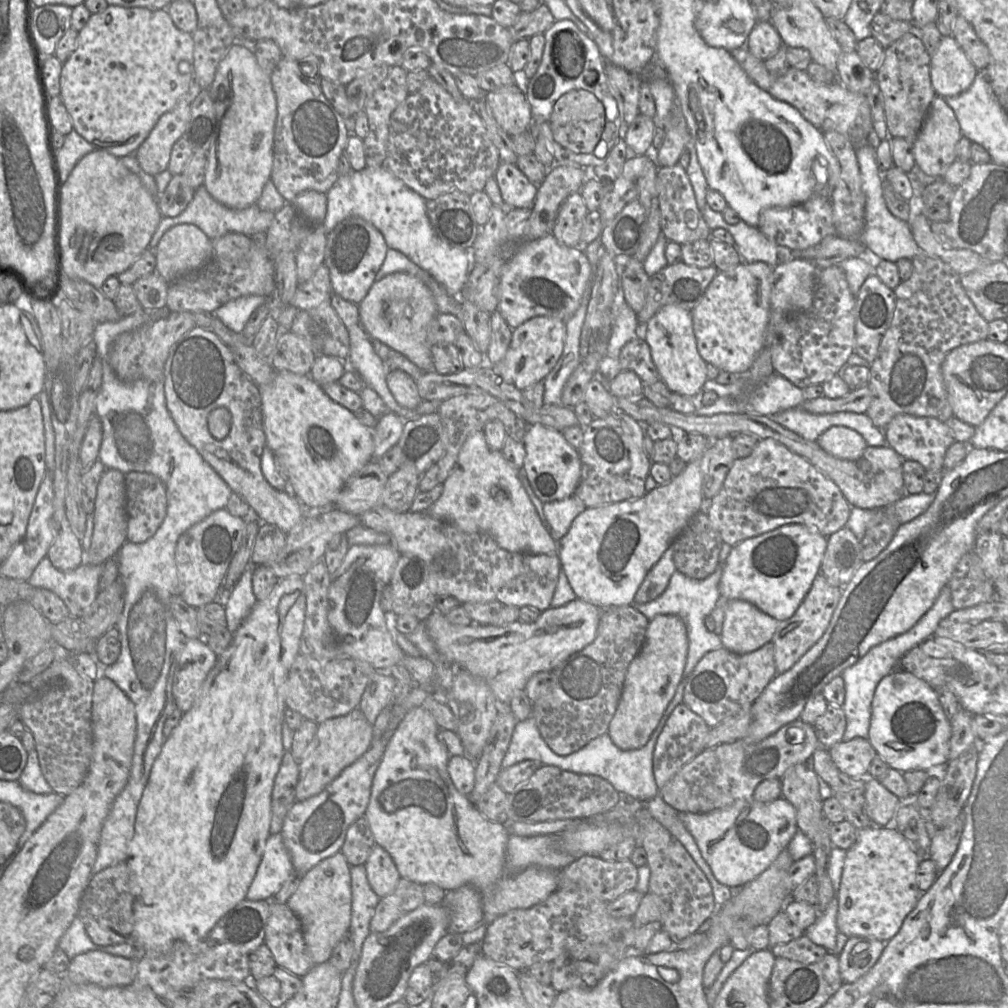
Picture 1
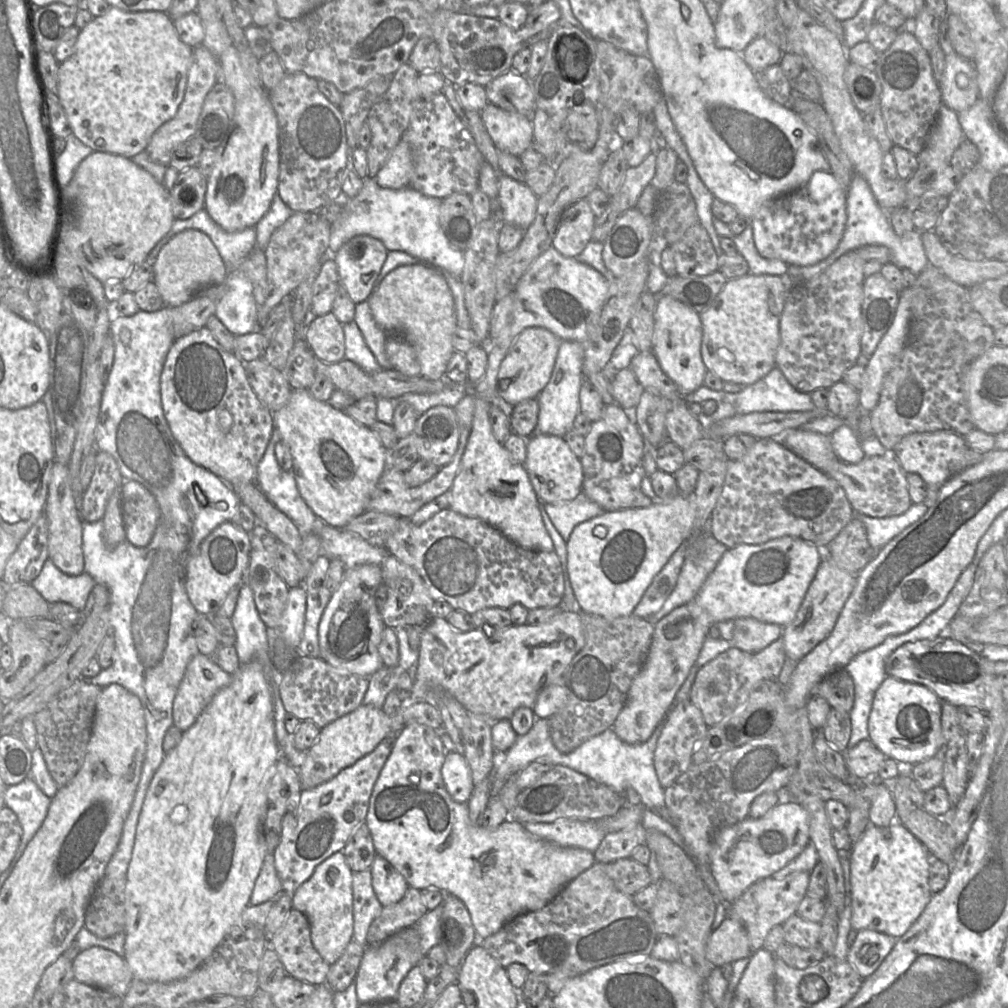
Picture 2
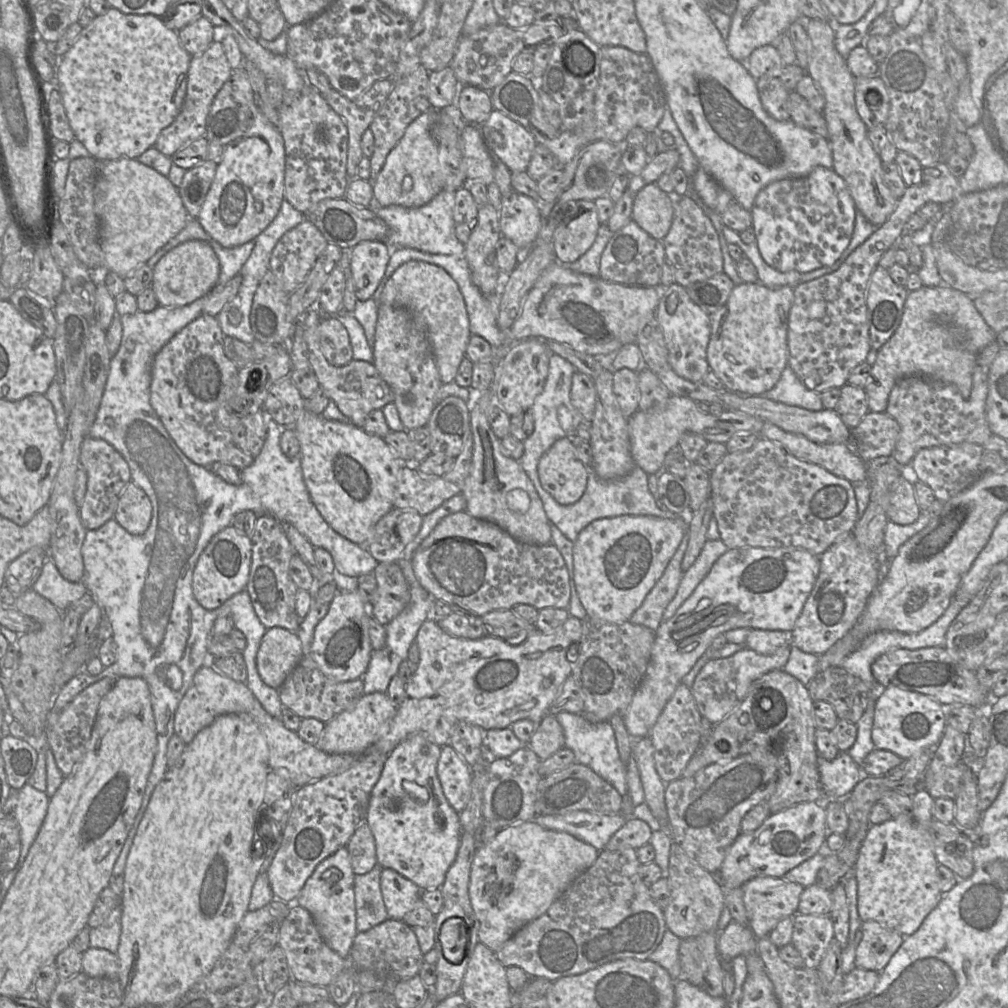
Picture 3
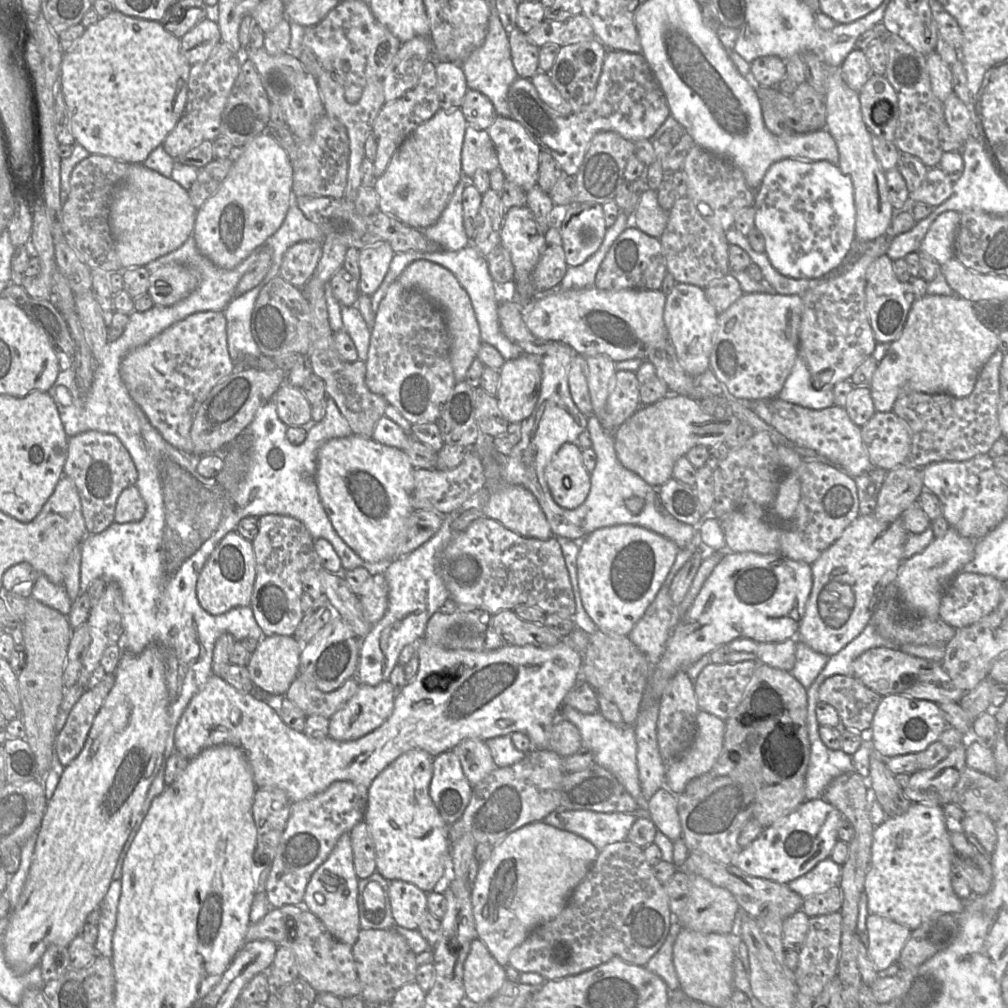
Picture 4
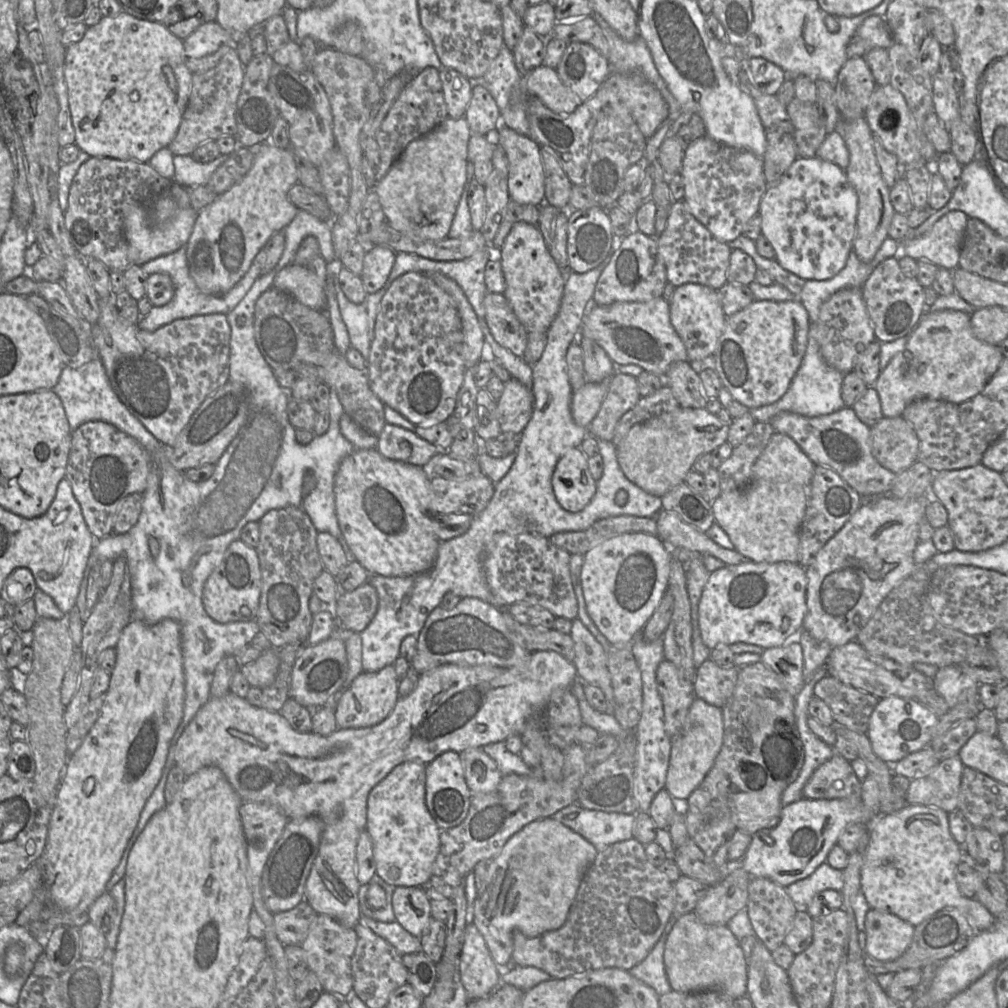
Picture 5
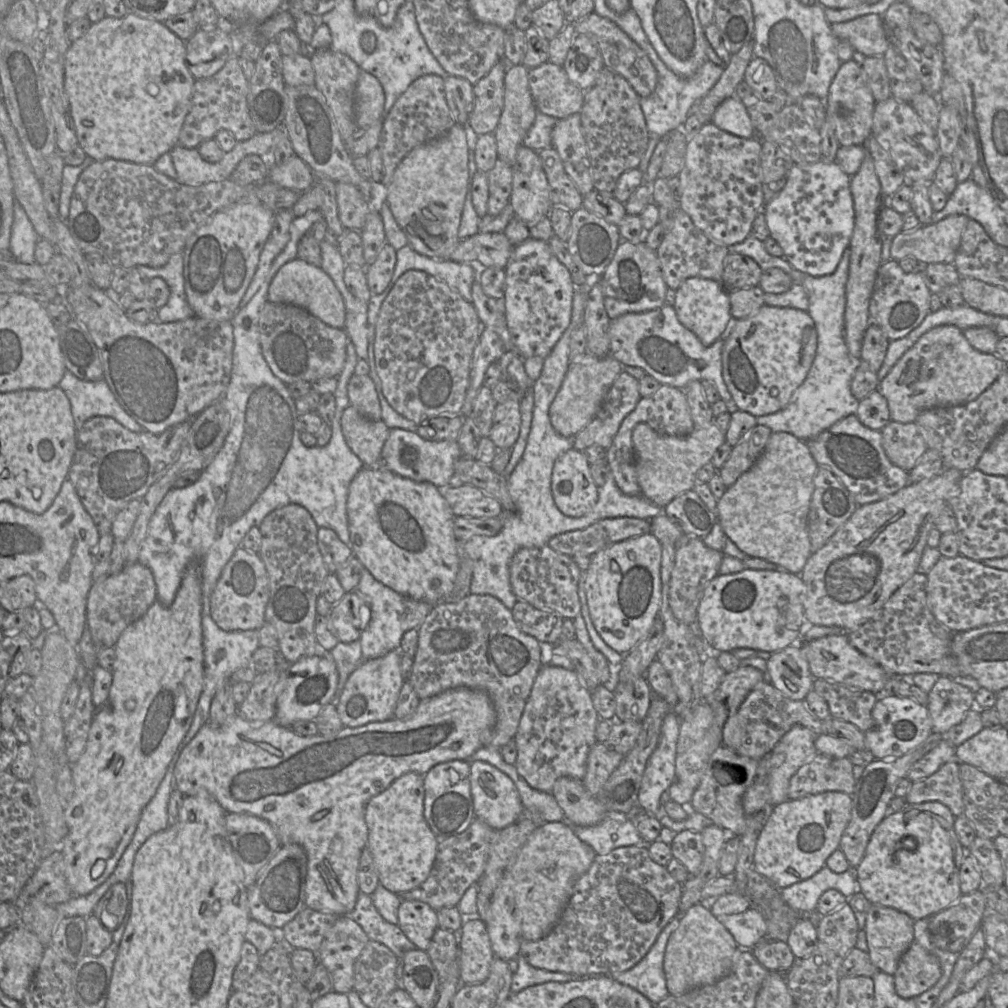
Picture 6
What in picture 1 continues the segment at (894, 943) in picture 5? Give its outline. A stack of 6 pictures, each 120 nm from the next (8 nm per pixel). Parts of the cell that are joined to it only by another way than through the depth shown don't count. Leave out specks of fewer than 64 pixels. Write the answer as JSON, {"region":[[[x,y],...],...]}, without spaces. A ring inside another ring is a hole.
{"region":[[[853,936],[839,954],[839,970],[843,983],[851,983],[867,973],[880,958],[886,942]]]}

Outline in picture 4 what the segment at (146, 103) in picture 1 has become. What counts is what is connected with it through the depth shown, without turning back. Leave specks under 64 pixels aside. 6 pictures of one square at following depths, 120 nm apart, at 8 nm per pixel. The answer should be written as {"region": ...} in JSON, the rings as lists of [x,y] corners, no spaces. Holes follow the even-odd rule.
{"region":[[[116,9],[107,16],[99,18],[96,23],[85,29],[83,35],[71,49],[65,51],[62,59],[61,88],[68,108],[70,128],[75,143],[84,147],[90,154],[108,156],[129,164],[143,164],[149,154],[163,144],[165,138],[175,128],[184,112],[190,67],[190,63],[181,53],[180,39],[168,32],[162,22],[128,16]]]}

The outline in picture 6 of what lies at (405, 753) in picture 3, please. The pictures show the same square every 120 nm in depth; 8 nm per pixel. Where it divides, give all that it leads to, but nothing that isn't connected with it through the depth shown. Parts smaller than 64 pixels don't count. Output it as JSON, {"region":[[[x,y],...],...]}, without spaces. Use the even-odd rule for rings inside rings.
{"region":[[[409,772],[396,779],[386,790],[372,797],[365,807],[368,828],[367,847],[372,855],[379,883],[395,894],[403,894],[420,886],[429,876],[439,840],[424,817],[423,776]]]}

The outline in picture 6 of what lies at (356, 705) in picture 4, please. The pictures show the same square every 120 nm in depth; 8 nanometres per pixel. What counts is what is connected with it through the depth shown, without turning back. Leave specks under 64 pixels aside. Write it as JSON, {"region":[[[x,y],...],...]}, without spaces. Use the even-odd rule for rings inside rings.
{"region":[[[393,650],[382,657],[363,660],[350,674],[338,700],[335,701],[344,727],[361,727],[393,717],[397,699],[405,681],[401,673],[401,657],[400,650]]]}

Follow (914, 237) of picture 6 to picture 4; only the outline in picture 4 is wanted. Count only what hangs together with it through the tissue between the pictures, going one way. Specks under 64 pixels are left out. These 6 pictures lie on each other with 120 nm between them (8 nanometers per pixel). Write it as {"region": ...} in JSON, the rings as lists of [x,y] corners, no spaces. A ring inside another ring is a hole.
{"region":[[[948,210],[941,213],[930,225],[919,251],[931,255],[939,264],[955,257],[954,243],[960,222],[960,213]]]}

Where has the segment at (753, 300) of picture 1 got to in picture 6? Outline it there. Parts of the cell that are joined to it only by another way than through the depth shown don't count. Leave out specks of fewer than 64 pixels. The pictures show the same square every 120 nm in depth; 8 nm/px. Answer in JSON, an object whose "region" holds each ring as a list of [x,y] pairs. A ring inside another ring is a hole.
{"region":[[[764,304],[758,312],[734,320],[722,349],[722,376],[734,408],[755,417],[783,409],[804,382],[817,349],[817,330],[807,311]]]}

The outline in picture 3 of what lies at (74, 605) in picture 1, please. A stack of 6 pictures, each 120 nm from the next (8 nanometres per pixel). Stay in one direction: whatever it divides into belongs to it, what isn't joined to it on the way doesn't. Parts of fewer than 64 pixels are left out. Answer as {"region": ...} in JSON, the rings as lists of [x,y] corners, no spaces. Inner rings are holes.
{"region":[[[50,559],[44,562],[32,590],[48,599],[62,612],[88,592],[82,581],[73,583],[63,578]]]}

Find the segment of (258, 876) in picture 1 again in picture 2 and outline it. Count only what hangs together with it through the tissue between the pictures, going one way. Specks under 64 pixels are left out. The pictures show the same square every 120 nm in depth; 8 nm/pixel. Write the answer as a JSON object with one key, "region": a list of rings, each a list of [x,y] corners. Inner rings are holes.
{"region":[[[274,853],[265,855],[263,865],[250,896],[250,905],[259,905],[274,900],[282,892],[282,882],[276,872]]]}

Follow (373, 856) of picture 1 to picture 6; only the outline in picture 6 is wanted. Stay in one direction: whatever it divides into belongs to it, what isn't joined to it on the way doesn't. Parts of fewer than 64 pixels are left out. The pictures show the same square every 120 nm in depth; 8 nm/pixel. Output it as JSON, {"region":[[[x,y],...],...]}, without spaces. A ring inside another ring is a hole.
{"region":[[[401,899],[398,925],[418,949],[427,951],[433,934],[439,927],[437,911],[427,903]]]}

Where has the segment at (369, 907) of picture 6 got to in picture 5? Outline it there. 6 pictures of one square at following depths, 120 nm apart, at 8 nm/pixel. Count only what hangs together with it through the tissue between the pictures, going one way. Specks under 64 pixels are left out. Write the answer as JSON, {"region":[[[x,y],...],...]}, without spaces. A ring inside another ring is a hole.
{"region":[[[360,913],[358,923],[370,928],[375,934],[384,938],[400,954],[418,953],[422,951],[420,938],[405,930],[396,920],[394,922],[380,922]]]}

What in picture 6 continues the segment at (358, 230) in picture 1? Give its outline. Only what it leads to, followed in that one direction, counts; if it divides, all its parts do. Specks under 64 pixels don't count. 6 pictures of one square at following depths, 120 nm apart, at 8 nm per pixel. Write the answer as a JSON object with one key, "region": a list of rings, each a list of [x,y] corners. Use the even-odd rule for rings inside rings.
{"region":[[[385,243],[375,262],[366,266],[367,284],[371,295],[381,294],[389,285],[396,261],[396,250],[389,243]]]}

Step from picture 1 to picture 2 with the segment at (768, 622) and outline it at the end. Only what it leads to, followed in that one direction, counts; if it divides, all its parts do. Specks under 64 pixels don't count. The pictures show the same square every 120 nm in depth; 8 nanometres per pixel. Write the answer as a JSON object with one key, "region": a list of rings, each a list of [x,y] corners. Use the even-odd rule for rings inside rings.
{"region":[[[745,617],[734,620],[732,647],[757,653],[782,637],[783,627]]]}

